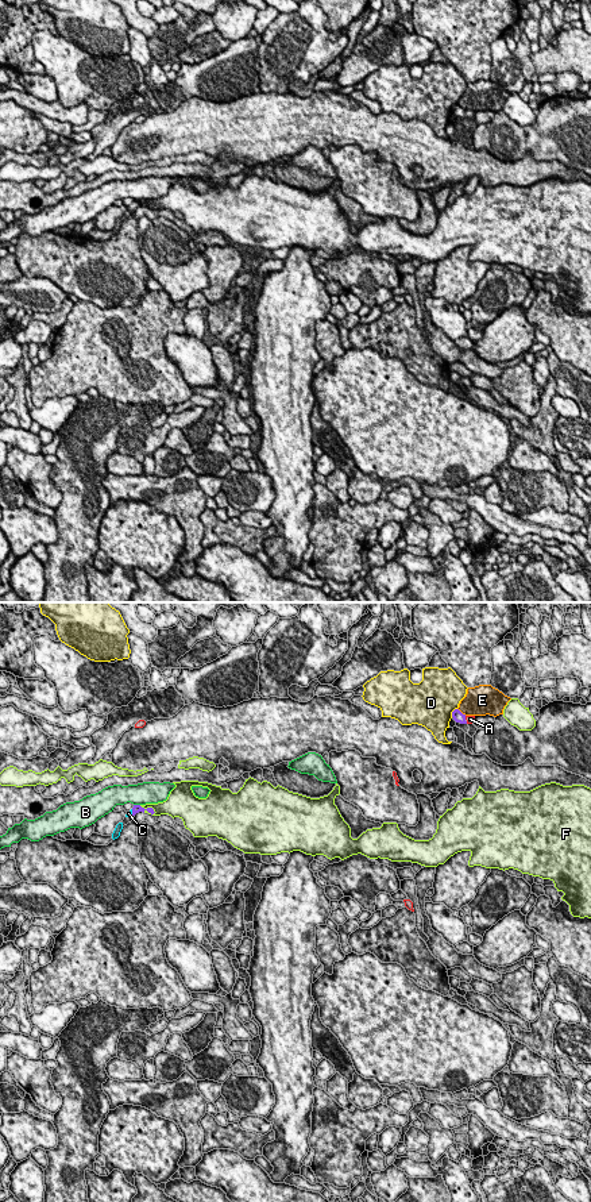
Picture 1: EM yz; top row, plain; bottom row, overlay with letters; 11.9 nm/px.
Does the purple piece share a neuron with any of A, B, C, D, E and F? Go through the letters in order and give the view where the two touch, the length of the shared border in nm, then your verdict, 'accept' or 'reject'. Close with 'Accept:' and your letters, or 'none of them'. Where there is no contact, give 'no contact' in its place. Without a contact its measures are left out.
A: contact in yz; length 50 nm; reject
B: contact in yz; length 80 nm; reject
C: contact in yz; length 80 nm; accept
D: contact in yz; length 130 nm; reject
E: contact in yz; length 140 nm; reject
F: contact in yz; length 220 nm; reject
Accept: C

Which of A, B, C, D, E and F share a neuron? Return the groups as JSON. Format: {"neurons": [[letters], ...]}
{"neurons": [["A"], ["B"], ["C"], ["D"], ["E"], ["F"]]}

